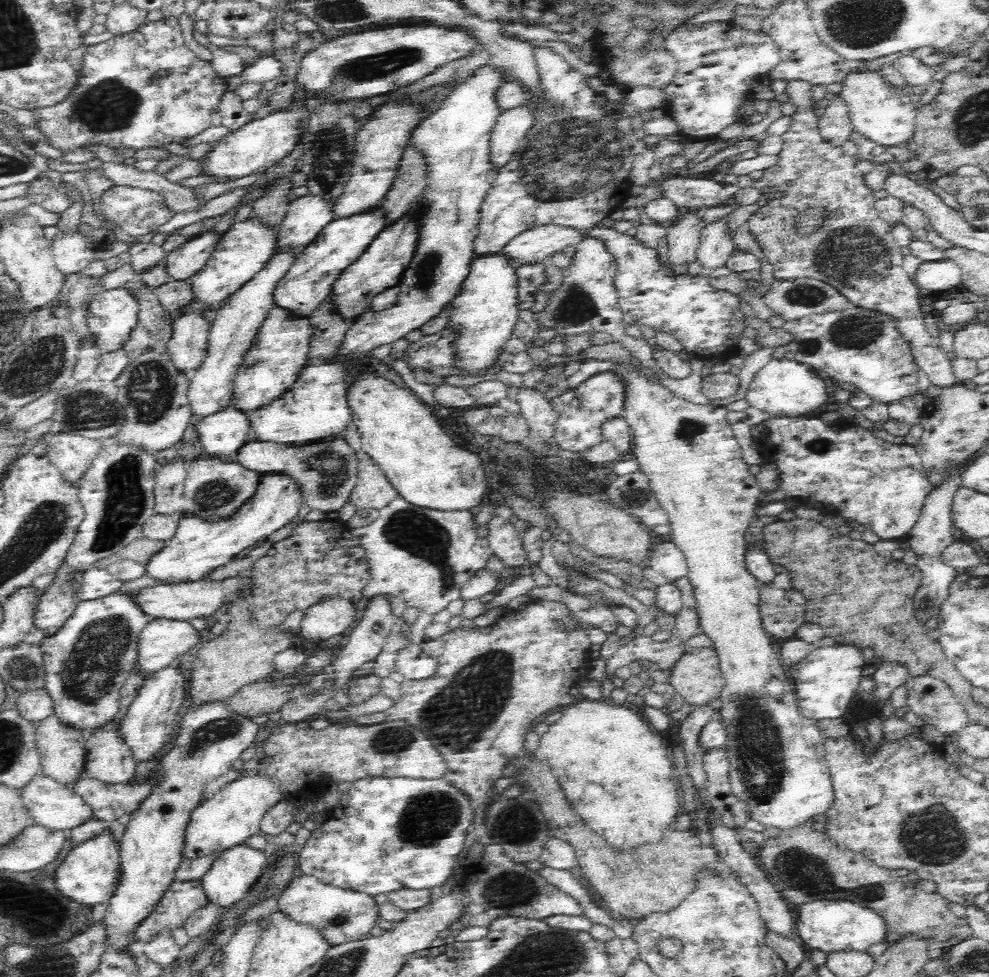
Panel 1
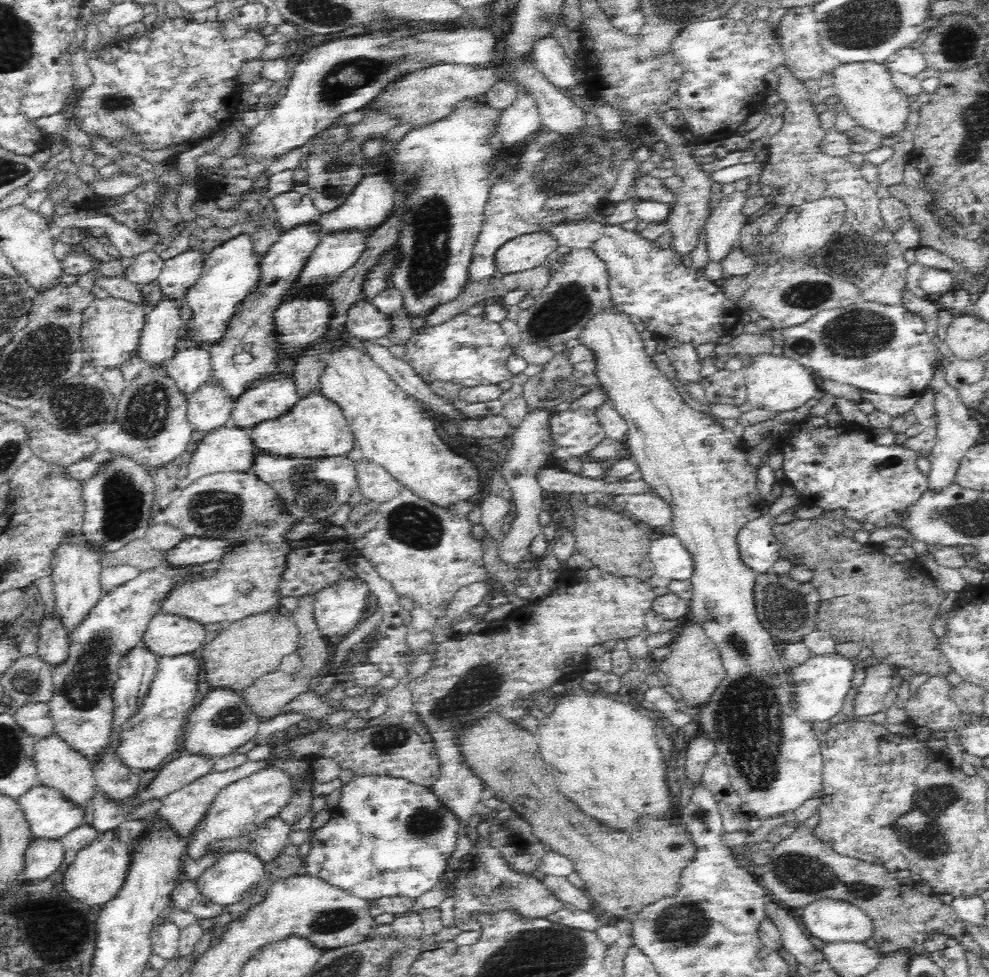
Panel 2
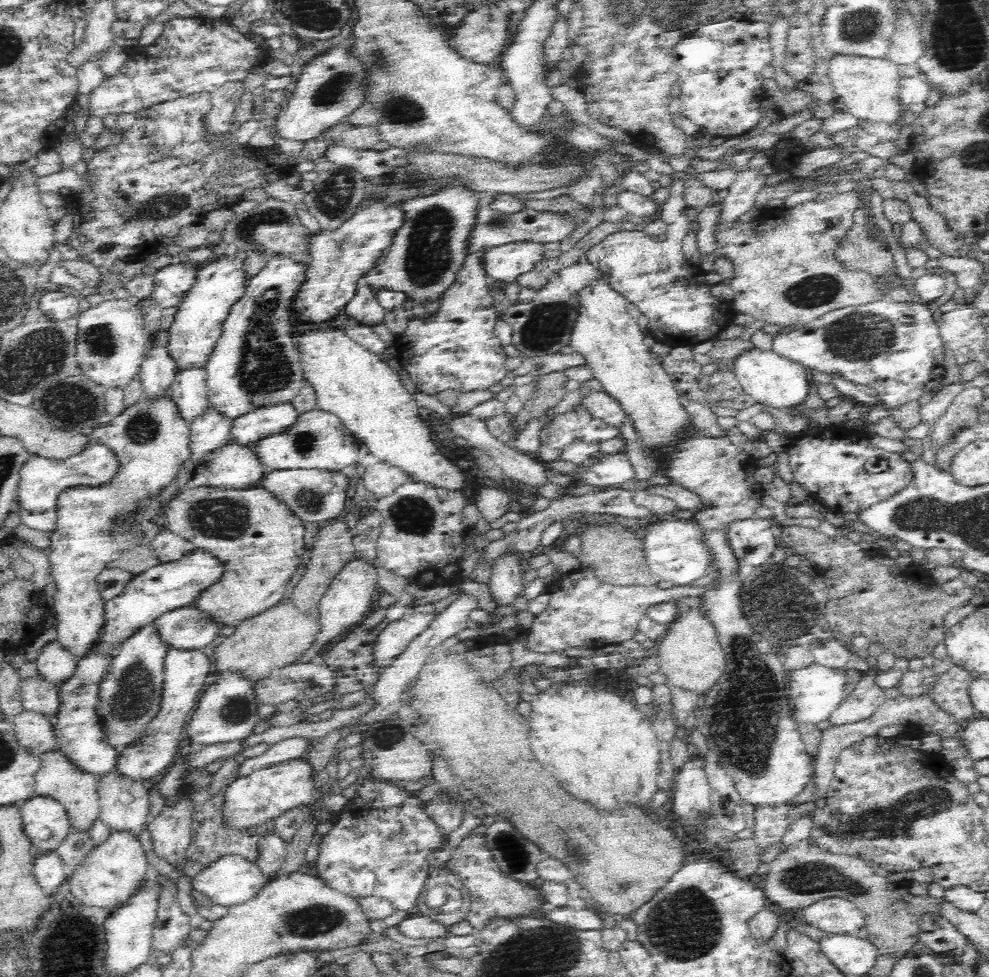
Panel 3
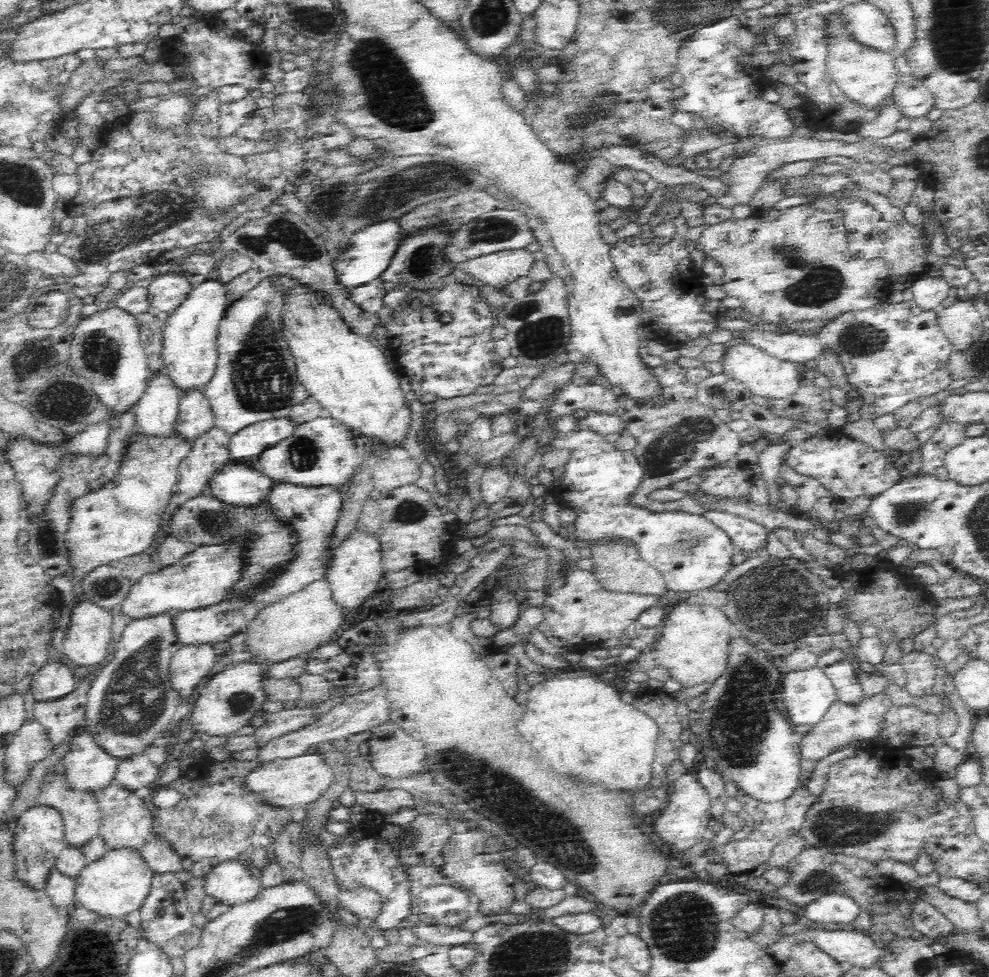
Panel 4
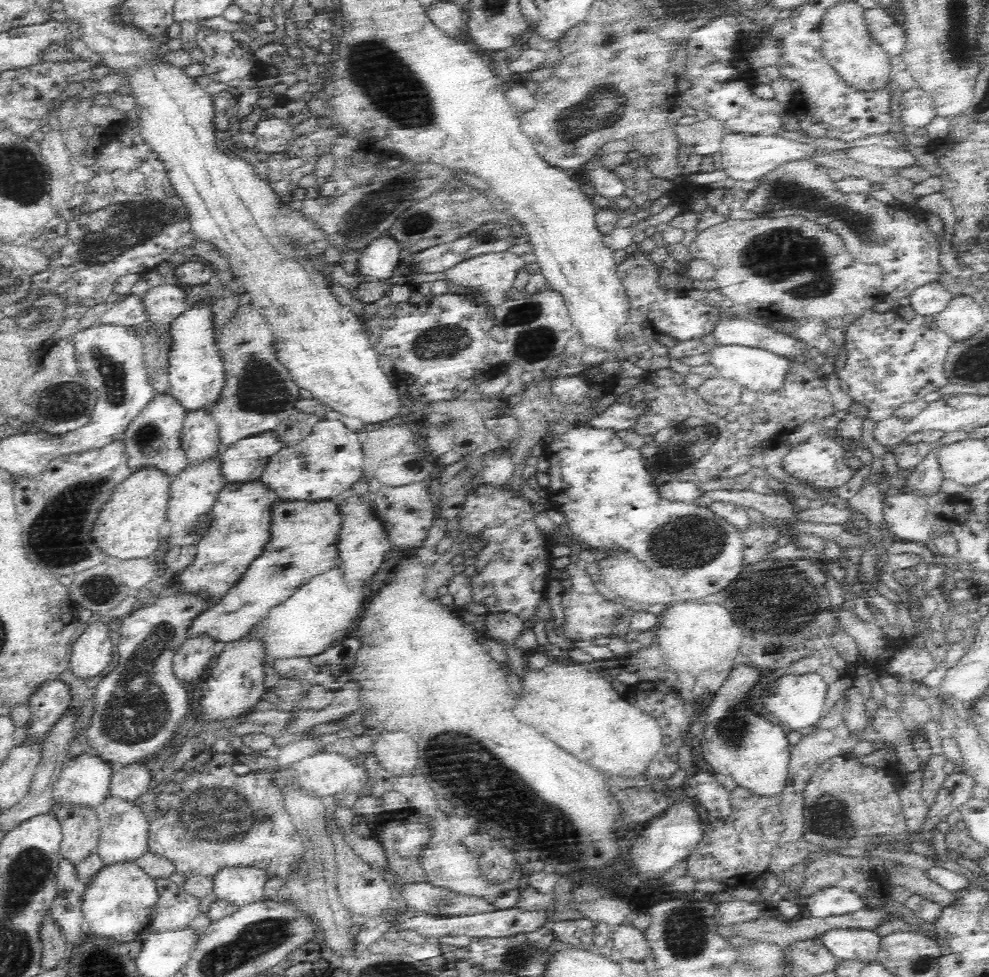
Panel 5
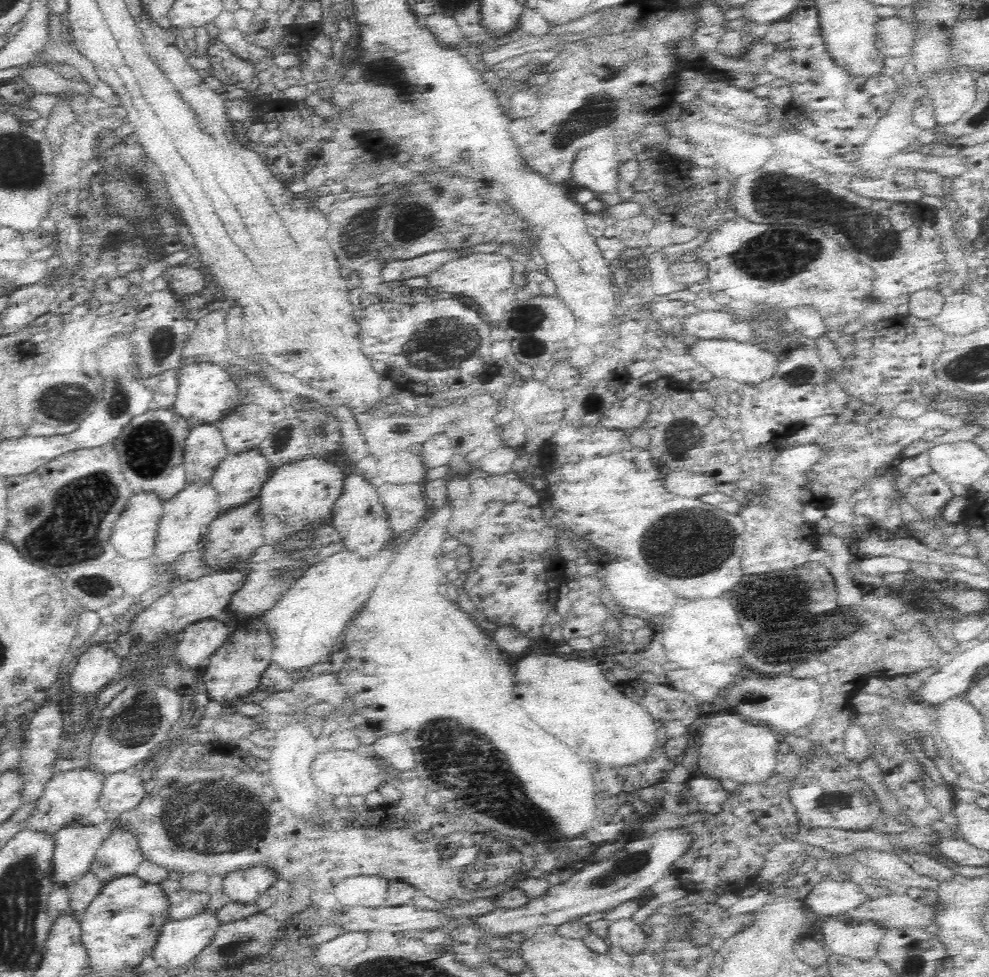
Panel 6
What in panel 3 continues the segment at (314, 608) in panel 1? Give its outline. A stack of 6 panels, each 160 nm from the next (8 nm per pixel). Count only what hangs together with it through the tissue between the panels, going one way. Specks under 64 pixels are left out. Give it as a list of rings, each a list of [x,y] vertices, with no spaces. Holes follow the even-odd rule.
[[[352,556],[352,558],[336,573],[336,576],[329,584],[328,590],[319,600],[320,625],[322,630],[317,636],[315,644],[312,645],[300,659],[296,662],[315,662],[326,648],[326,644],[333,638],[343,637],[347,630],[352,629],[363,616],[364,612],[373,603],[372,596],[378,584],[378,572],[376,568],[368,562],[362,560],[362,556]]]

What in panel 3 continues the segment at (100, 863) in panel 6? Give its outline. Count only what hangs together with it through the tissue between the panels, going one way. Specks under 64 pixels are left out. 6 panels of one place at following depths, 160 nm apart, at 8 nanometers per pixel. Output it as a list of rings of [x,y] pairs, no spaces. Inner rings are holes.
[[[110,772],[99,778],[97,793],[101,806],[99,819],[111,833],[124,832],[139,837],[144,832],[144,828],[148,824],[148,814],[150,814],[150,801],[148,800],[149,790],[142,783],[136,783],[119,772]]]

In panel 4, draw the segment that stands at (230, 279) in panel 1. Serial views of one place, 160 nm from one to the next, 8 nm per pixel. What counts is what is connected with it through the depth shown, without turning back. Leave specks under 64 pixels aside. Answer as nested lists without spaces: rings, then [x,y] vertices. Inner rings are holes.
[[[213,276],[203,279],[200,285],[191,289],[187,299],[172,312],[163,326],[163,362],[167,367],[167,376],[181,394],[188,395],[193,391],[203,393],[215,378],[219,360],[219,322],[230,306],[225,286],[226,283]]]

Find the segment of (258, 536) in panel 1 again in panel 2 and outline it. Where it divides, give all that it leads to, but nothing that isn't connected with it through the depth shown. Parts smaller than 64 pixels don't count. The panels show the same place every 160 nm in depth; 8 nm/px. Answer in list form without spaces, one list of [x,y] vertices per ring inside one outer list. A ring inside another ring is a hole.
[[[184,538],[174,550],[165,554],[165,564],[191,565],[202,561],[221,560],[229,548],[227,540],[208,540],[207,538]]]

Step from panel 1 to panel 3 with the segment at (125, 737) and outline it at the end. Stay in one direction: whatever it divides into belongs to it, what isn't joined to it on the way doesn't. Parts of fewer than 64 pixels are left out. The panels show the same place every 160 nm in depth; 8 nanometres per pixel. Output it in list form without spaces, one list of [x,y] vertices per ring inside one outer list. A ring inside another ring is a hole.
[[[171,647],[164,660],[164,690],[162,690],[162,708],[158,716],[148,724],[148,733],[144,734],[138,742],[121,752],[118,756],[116,770],[122,776],[130,778],[136,783],[150,780],[157,774],[165,773],[178,756],[179,733],[187,724],[197,697],[202,692],[204,678],[214,669],[214,662],[199,649],[180,650]]]

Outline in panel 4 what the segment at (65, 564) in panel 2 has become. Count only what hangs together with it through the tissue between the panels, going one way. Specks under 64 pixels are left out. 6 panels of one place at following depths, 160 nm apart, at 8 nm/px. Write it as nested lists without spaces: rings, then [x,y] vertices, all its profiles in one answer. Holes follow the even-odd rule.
[[[178,433],[172,439],[150,439],[150,437],[138,437],[135,434],[134,437],[131,437],[128,454],[122,462],[118,476],[112,478],[108,484],[104,484],[100,491],[75,501],[73,509],[70,510],[72,514],[70,528],[66,532],[66,543],[72,551],[72,556],[70,556],[72,568],[66,574],[68,578],[73,577],[80,582],[81,578],[93,568],[110,565],[112,561],[142,554],[146,548],[152,546],[152,542],[158,534],[158,528],[160,528],[160,520],[175,492],[180,461],[185,459],[192,450],[192,447],[183,440],[184,438]],[[79,596],[70,616],[70,624],[61,646],[63,660],[72,666],[99,666],[106,658],[108,648],[113,644],[111,614]]]

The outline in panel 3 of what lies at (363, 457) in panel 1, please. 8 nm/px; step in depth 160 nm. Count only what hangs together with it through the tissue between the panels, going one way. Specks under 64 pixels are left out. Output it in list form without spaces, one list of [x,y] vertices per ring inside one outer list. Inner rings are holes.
[[[380,460],[364,469],[362,478],[364,486],[374,494],[376,499],[393,494],[400,485],[412,480],[408,471]]]

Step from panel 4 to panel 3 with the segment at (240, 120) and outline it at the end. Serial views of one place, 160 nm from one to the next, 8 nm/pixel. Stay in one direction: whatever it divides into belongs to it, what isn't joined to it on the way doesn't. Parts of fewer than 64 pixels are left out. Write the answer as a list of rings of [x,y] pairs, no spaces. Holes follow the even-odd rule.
[[[174,18],[166,22],[164,32],[150,46],[138,46],[128,51],[123,66],[114,74],[106,77],[89,94],[89,115],[104,117],[108,114],[136,112],[152,105],[179,99],[195,92],[208,92],[212,101],[210,114],[204,116],[206,129],[213,134],[232,133],[236,125],[236,105],[244,92],[244,80],[252,68],[263,66],[267,54],[254,39],[234,30],[229,22],[206,20],[206,18]]]

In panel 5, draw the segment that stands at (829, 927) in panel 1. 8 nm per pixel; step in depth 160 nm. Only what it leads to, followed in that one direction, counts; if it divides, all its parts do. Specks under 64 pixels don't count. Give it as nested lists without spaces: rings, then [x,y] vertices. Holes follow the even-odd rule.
[[[838,885],[821,888],[807,898],[807,915],[814,918],[840,916],[861,910],[867,903],[858,893]]]

